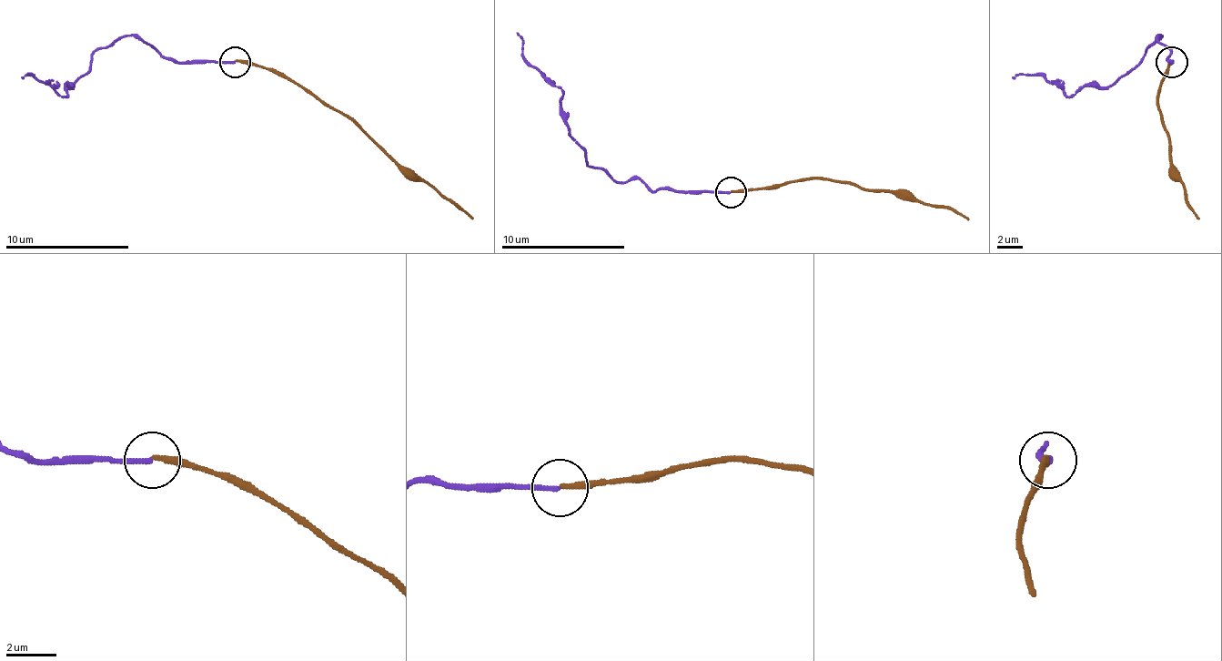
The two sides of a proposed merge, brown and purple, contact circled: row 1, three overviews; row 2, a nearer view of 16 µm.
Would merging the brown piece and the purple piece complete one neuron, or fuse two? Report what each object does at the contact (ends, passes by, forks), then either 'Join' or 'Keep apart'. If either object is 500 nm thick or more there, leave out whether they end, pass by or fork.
At the ring brown ends. At the ring purple ends. Keep apart

